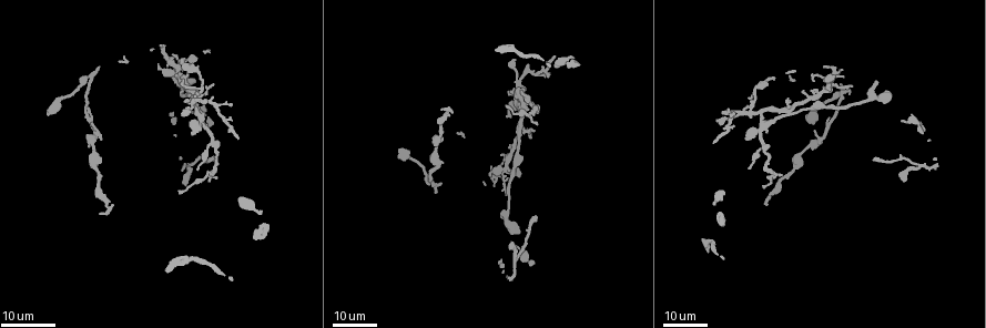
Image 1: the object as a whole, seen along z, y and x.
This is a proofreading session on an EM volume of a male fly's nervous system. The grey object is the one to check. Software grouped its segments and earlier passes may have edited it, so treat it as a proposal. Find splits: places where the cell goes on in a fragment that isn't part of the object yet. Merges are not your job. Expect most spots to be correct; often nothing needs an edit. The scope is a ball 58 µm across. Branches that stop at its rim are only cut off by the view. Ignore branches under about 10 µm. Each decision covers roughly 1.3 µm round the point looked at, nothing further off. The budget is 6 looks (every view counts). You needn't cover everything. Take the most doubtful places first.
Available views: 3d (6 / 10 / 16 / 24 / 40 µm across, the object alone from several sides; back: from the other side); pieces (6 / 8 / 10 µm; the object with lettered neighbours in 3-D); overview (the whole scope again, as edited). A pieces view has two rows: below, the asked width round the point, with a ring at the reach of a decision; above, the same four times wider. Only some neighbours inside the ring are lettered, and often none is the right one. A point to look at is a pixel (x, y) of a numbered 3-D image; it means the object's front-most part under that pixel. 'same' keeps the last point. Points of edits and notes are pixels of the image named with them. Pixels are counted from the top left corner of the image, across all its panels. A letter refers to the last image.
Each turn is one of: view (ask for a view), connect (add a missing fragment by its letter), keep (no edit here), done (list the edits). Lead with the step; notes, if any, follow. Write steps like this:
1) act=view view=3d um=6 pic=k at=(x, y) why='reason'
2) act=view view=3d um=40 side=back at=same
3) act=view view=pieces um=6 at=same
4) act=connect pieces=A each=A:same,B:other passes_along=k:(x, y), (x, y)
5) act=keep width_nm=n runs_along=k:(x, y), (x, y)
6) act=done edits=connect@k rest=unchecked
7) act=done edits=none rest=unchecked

act=view view=3d um=16 pic=1 at=(537, 215) why='end of a long branch'

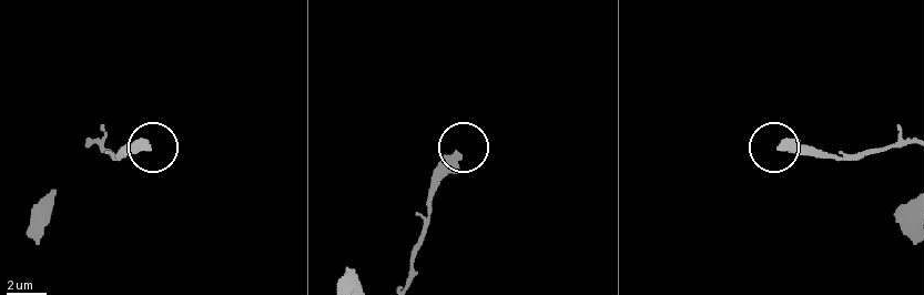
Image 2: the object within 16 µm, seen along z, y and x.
act=view view=pieces um=8 pic=2 at=(778, 147) why='what lies round it'

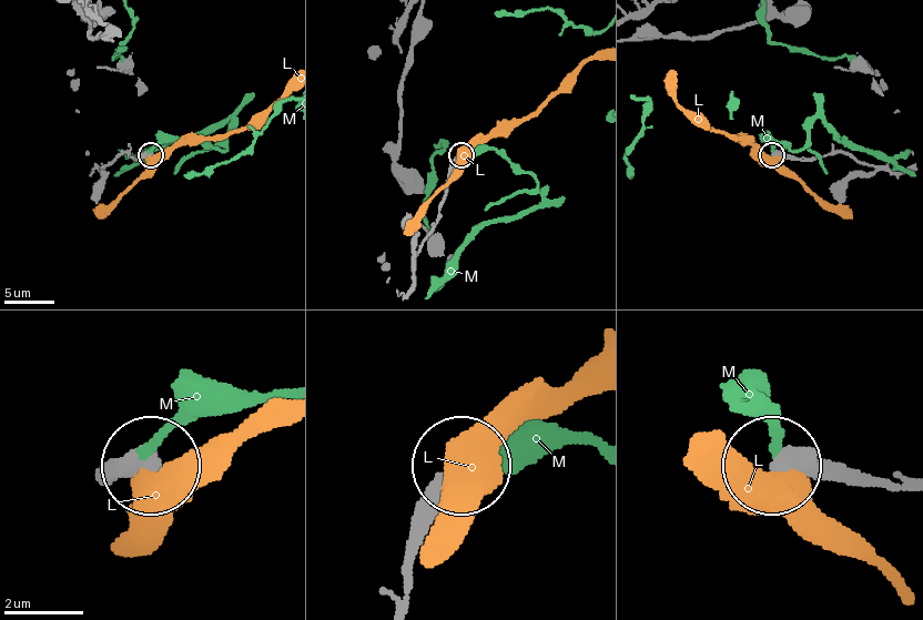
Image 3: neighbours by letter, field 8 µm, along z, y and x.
act=keep width_nm=480 each=L:other,M:other found='none of them fits'

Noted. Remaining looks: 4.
act=view view=3d um=24 pic=1 at=(439, 109) why='tapers out'

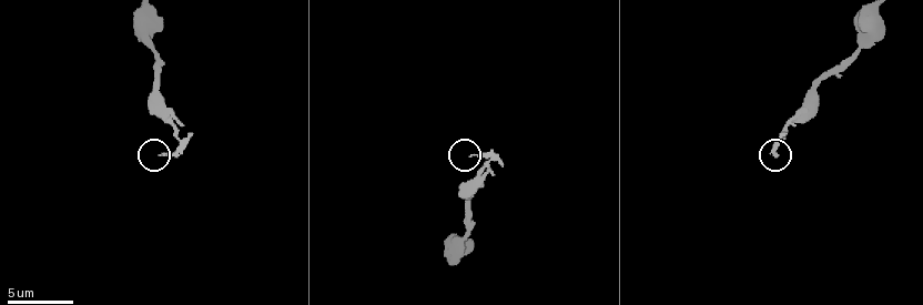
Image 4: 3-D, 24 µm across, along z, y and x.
act=view view=pieces um=10 pic=4 at=(162, 155)

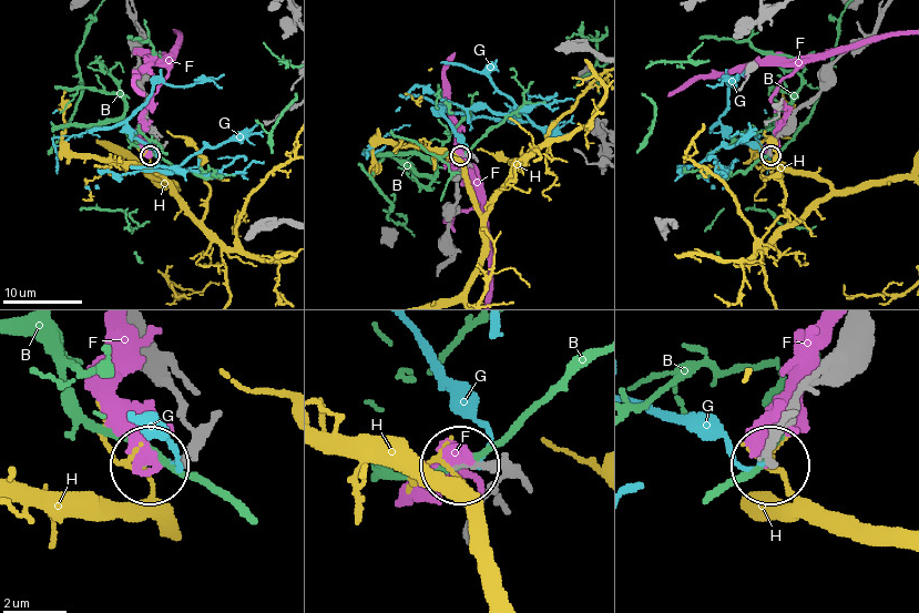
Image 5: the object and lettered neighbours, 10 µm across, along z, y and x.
act=keep each=B:other,F:other,G:other,H:other found='none of them fits'

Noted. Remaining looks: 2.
act=view view=3d um=16 pic=1 at=(903, 181)

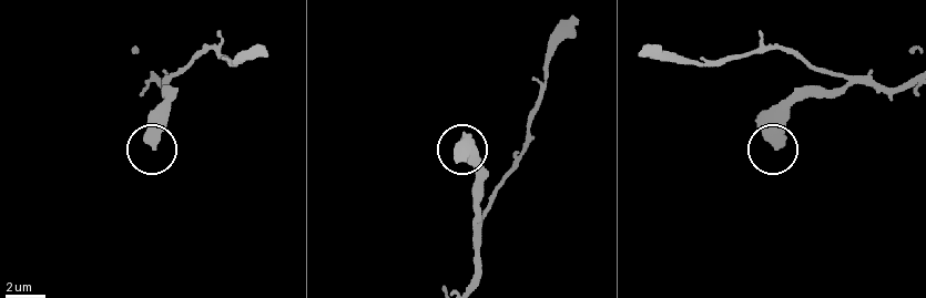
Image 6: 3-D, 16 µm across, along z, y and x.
act=view view=pieces um=6 pic=6 at=(464, 154) why='see the neighbours'

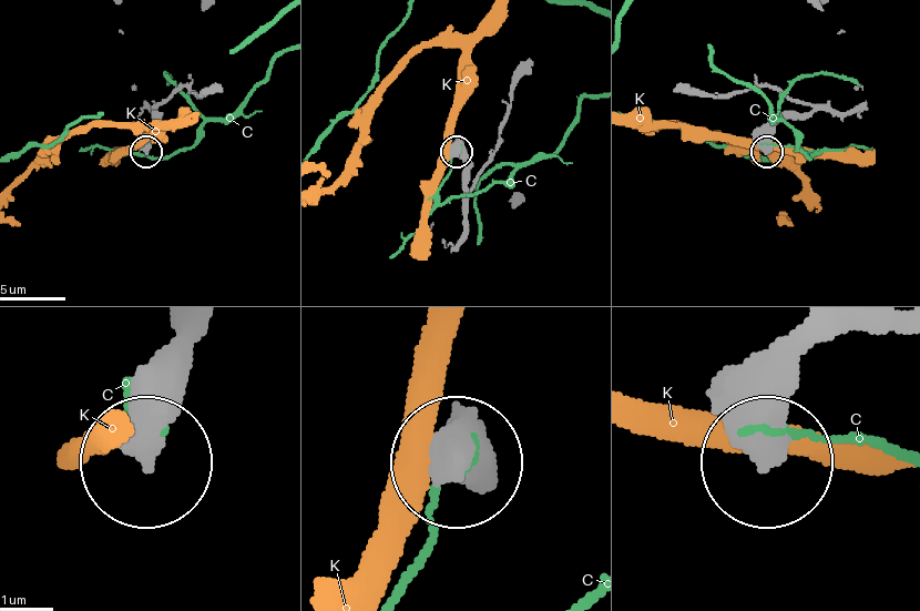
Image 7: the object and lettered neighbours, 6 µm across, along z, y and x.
act=keep width_nm=530 each=C:other,K:other found='none of them fits'

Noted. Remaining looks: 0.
act=done edits=none rest=unchecked

